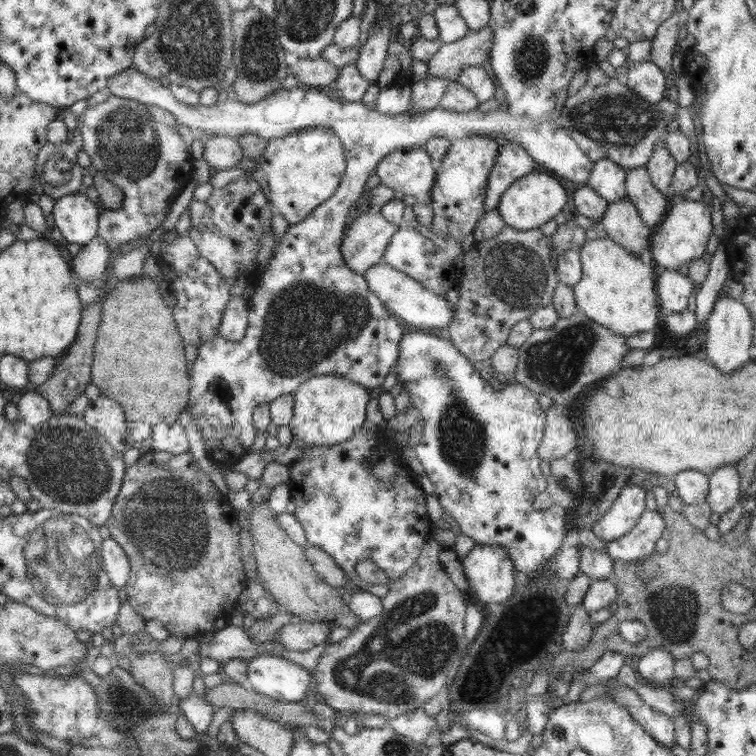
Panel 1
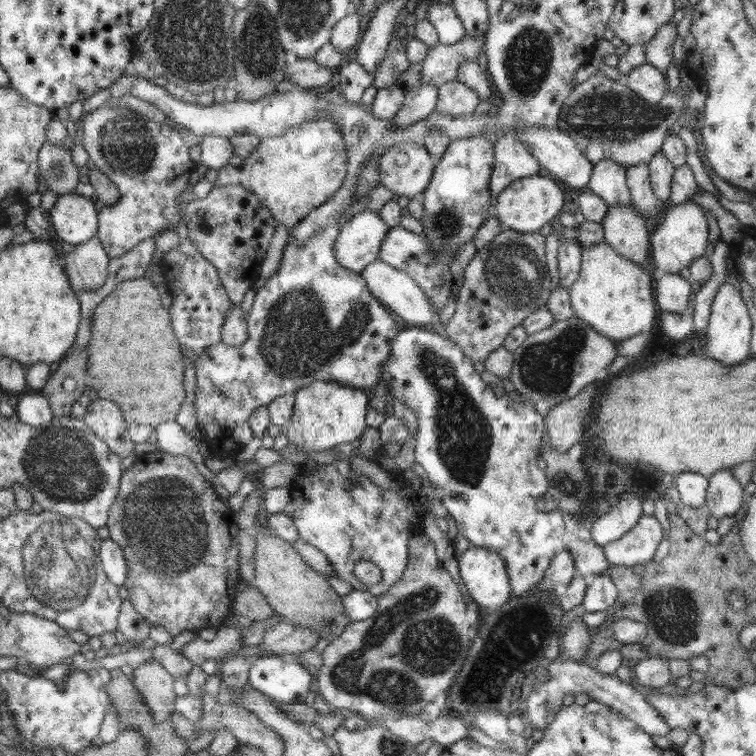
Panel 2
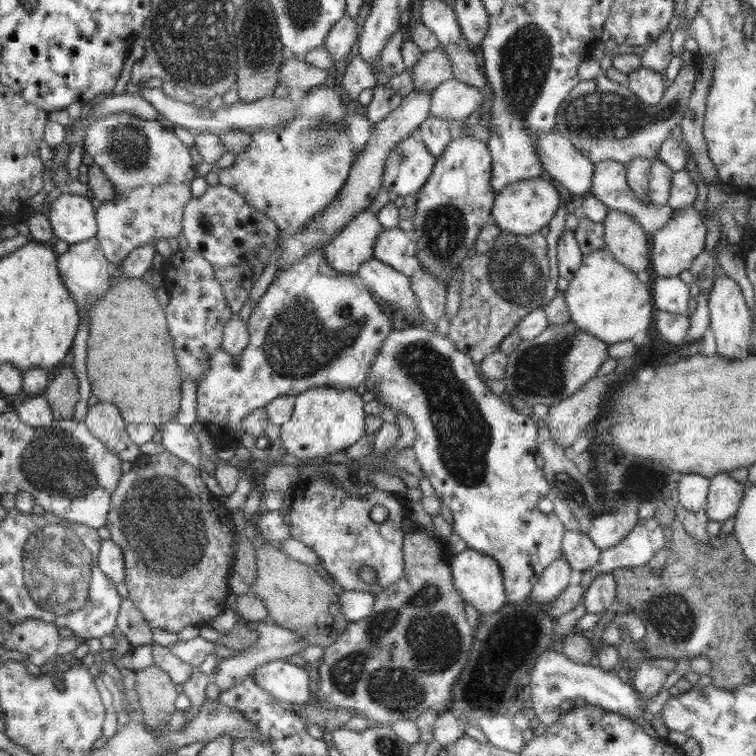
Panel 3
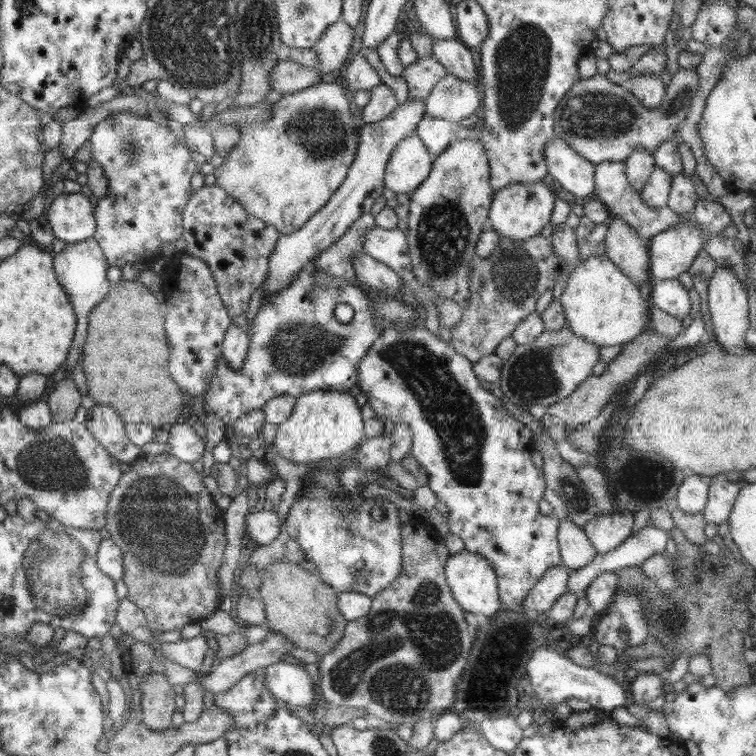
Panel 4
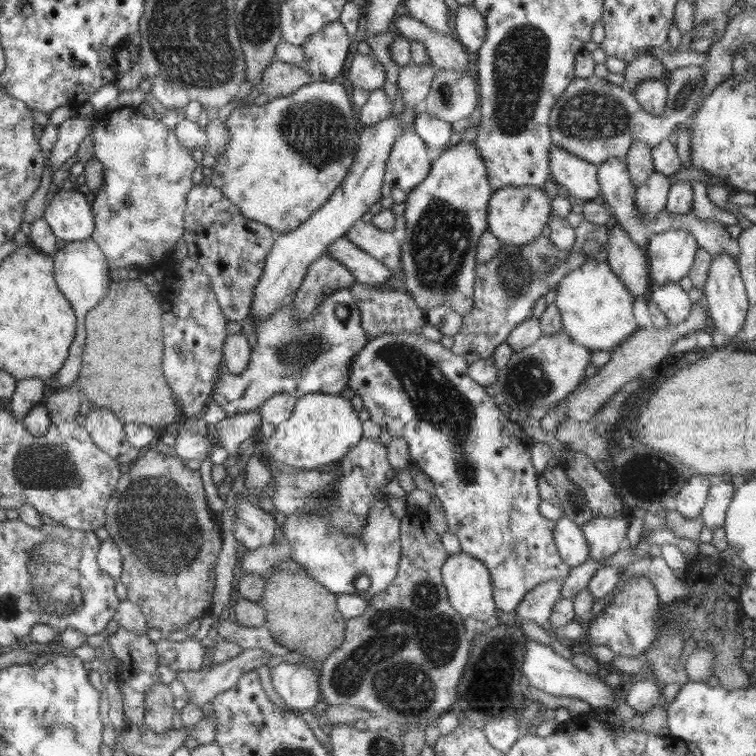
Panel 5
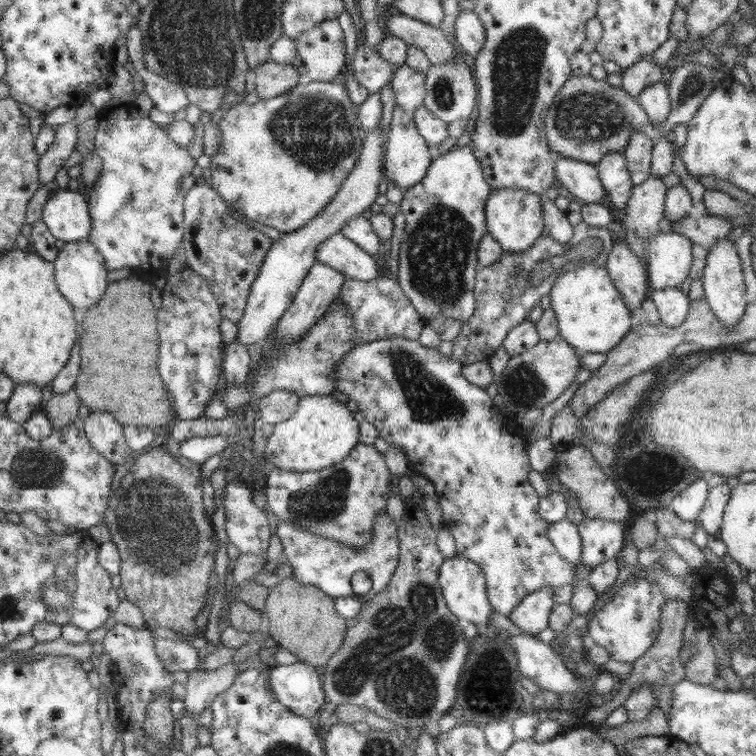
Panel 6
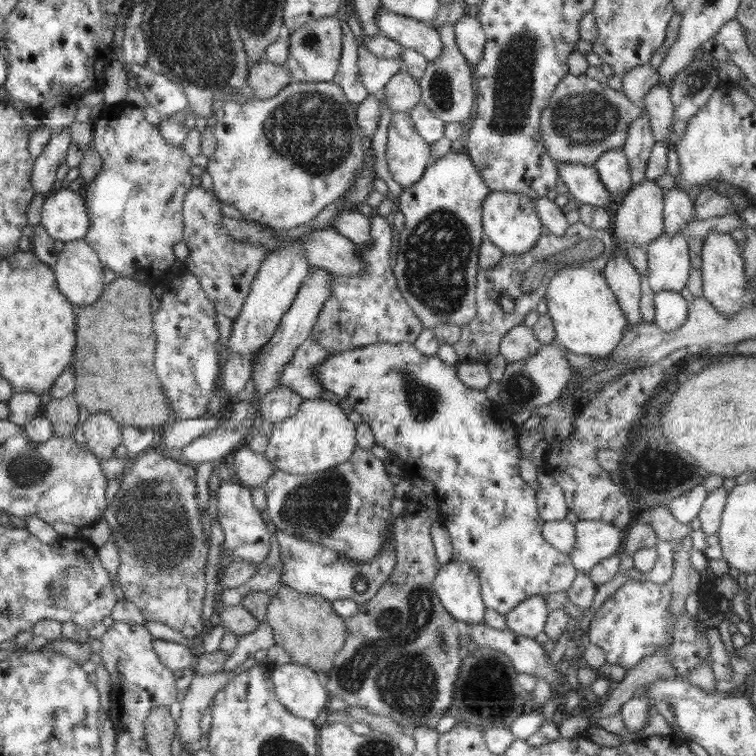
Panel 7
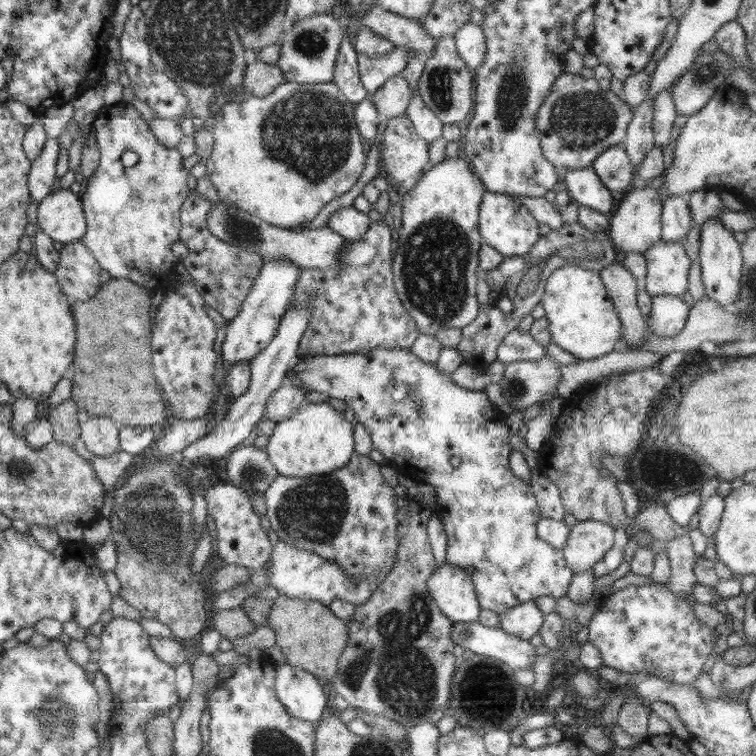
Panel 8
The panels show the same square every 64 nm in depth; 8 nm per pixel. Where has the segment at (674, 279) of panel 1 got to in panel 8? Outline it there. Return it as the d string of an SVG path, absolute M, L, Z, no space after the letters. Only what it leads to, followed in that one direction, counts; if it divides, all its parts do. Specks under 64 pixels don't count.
M671 294L653 296L651 311L646 316L647 326L658 336L674 336L686 324L690 308L682 300Z

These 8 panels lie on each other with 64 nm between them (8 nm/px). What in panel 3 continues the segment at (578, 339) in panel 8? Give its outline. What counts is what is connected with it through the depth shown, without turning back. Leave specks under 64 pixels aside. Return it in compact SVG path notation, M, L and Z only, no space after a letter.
M606 248L583 255L582 264L563 292L570 320L584 332L594 335L606 344L631 340L642 330L651 330L651 279L639 276L620 264Z

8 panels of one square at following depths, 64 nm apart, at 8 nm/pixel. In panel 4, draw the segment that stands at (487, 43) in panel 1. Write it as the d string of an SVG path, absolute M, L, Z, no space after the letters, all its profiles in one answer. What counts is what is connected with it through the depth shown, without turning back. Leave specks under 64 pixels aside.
M433 54L407 66L401 76L408 85L408 99L425 101L434 90L434 85L448 73Z

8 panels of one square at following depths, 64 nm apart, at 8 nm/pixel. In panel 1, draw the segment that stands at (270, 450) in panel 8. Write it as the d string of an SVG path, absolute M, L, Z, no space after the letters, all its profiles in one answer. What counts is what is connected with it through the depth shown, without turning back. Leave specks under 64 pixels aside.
M321 374L300 384L292 394L295 398L294 416L289 422L292 435L310 446L330 447L352 439L367 416L366 407L371 390L338 374Z

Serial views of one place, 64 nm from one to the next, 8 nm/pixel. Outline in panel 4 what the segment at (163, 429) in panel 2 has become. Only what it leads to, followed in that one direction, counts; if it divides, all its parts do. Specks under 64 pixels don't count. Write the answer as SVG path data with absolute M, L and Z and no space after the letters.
M175 423L170 428L169 435L167 452L179 458L181 462L192 466L200 461L205 452L205 444L195 434L190 423Z

